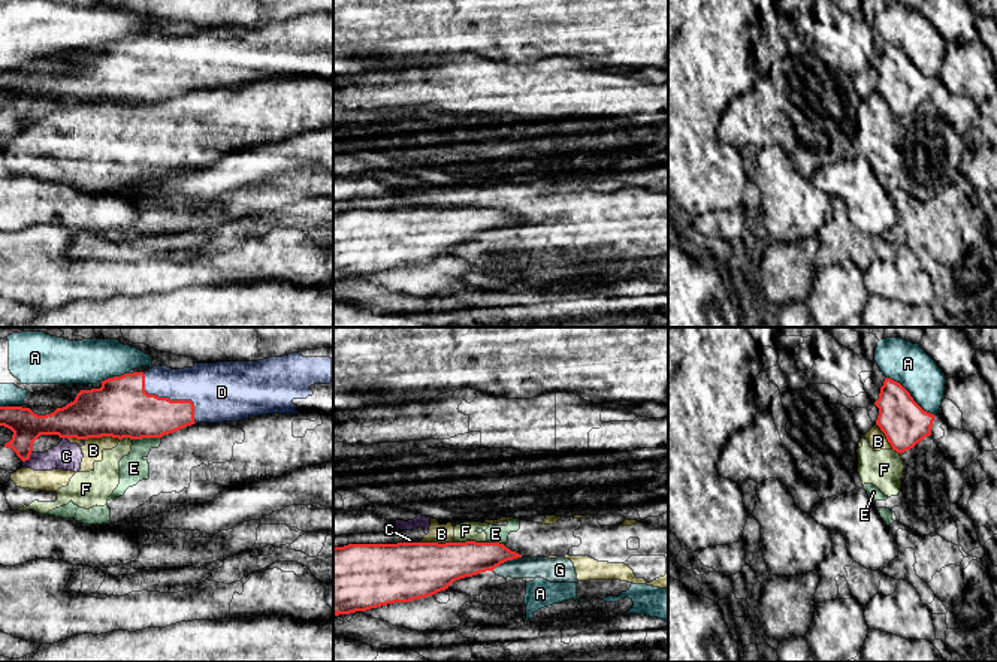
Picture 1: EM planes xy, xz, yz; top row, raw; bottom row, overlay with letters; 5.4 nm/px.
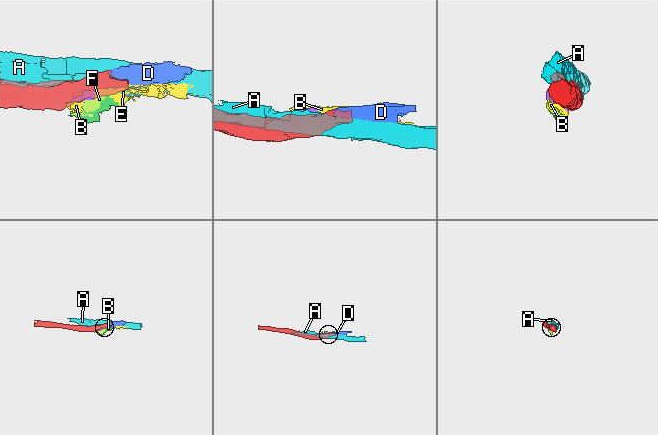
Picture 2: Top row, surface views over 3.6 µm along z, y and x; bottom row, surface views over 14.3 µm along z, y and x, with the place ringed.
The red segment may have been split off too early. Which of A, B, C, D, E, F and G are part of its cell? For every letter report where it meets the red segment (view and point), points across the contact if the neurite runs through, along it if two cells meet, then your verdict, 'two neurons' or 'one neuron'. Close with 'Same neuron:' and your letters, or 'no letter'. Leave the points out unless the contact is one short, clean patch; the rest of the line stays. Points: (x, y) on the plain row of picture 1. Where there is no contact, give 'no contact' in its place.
A: contact yz (911, 62); two neurons
B: contact xz (437, 208); two neurons
C: contact xy (29, 123); border xy (32, 115), (30, 121), (23, 127); two neurons
D: contact xy (169, 65); way xy (124, 75), (138, 75), (169, 65), (214, 54); one neuron
E: contact xy (147, 102); border xy (160, 102), (133, 105); two neurons
F: contact xz (471, 206); border xz (488, 206), (456, 208); two neurons
G: contact xz (505, 226); border xz (520, 221), (504, 226), (492, 235); two neurons
Same neuron: D

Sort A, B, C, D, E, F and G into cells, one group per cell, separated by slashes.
A / B C E F G / D

